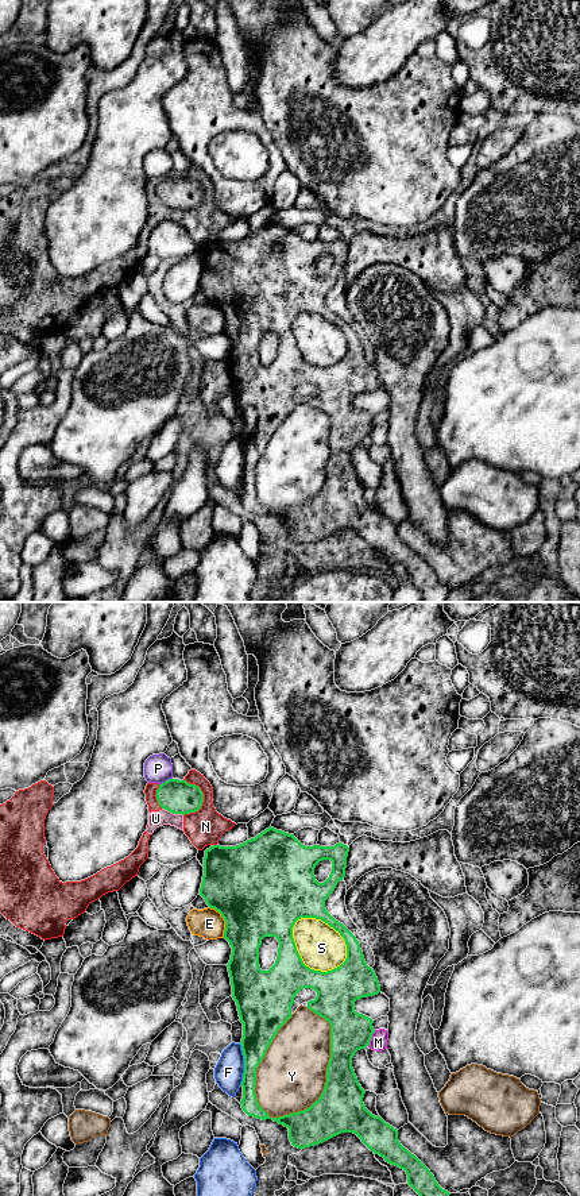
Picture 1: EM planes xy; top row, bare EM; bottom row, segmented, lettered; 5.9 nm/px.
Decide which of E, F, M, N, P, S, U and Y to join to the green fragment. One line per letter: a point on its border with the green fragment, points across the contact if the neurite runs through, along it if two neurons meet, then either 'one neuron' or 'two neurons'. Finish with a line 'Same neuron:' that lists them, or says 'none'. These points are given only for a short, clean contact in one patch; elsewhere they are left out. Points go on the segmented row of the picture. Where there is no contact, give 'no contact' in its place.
E: contact xy (224, 919); two neurons
F: contact xy (244, 1064); two neurons
M: contact xy (371, 1037); two neurons
N: contact xy (202, 798); two neurons
P: contact xy (166, 780); border xy (171, 778), (159, 784); two neurons
S: contact xy (336, 930); two neurons
U: contact xy (173, 813); border xy (162, 807), (182, 816); two neurons
Y: contact xy (327, 1075); two neurons
Same neuron: none

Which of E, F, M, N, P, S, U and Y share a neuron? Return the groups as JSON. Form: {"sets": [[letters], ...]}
{"sets": [["E"], ["F"], ["M"], ["N", "U"], ["P"], ["S"], ["Y"]]}

